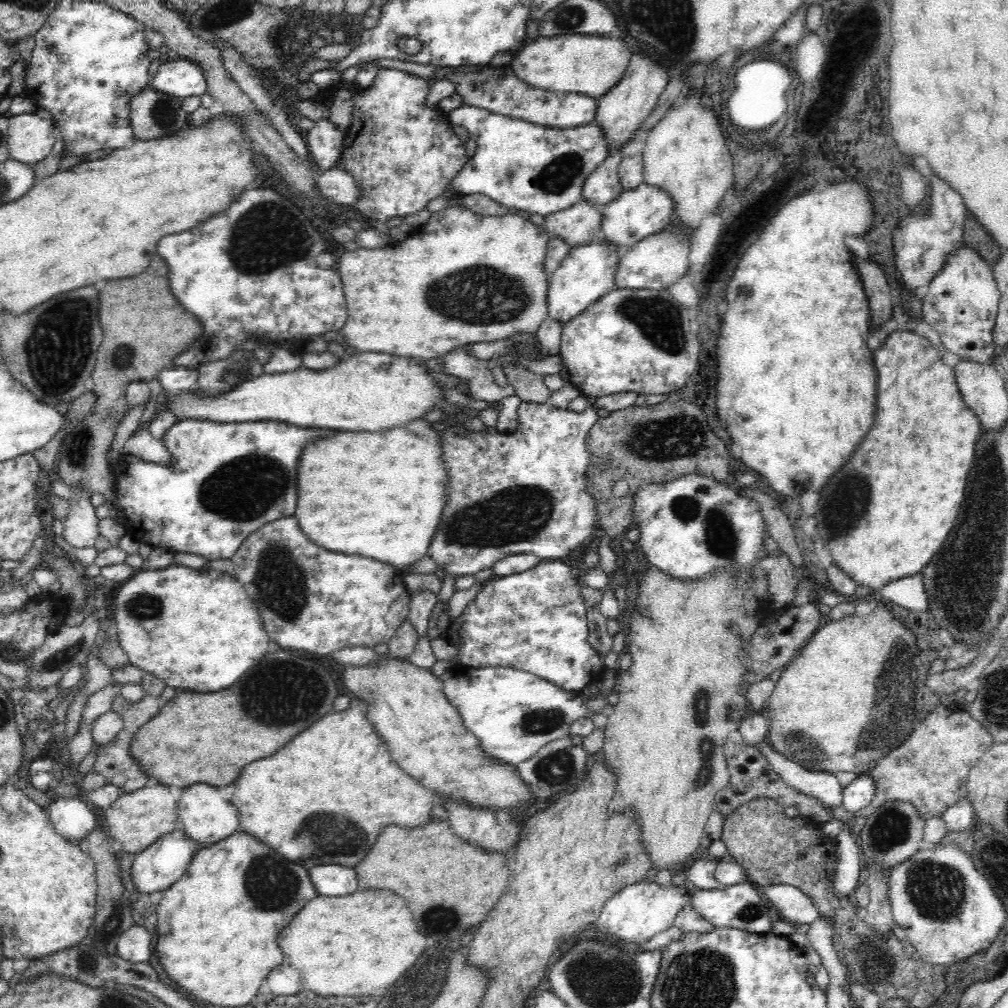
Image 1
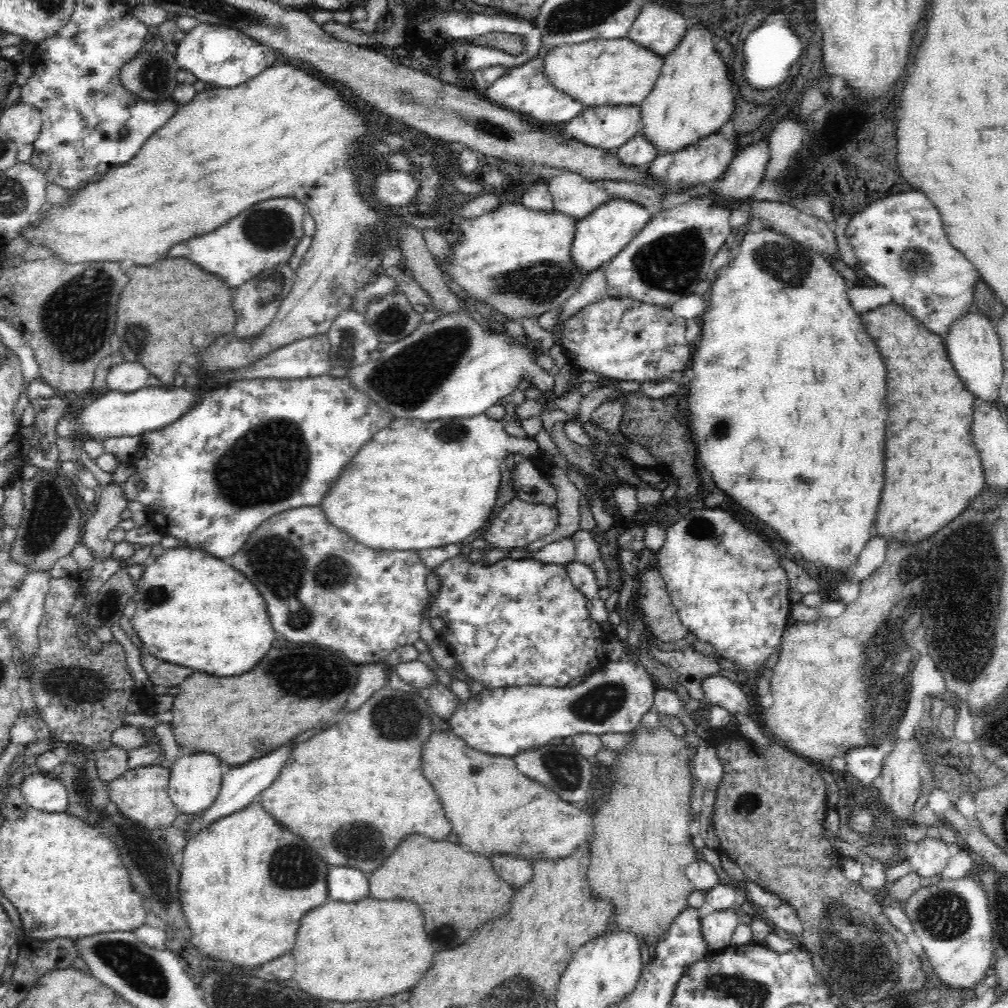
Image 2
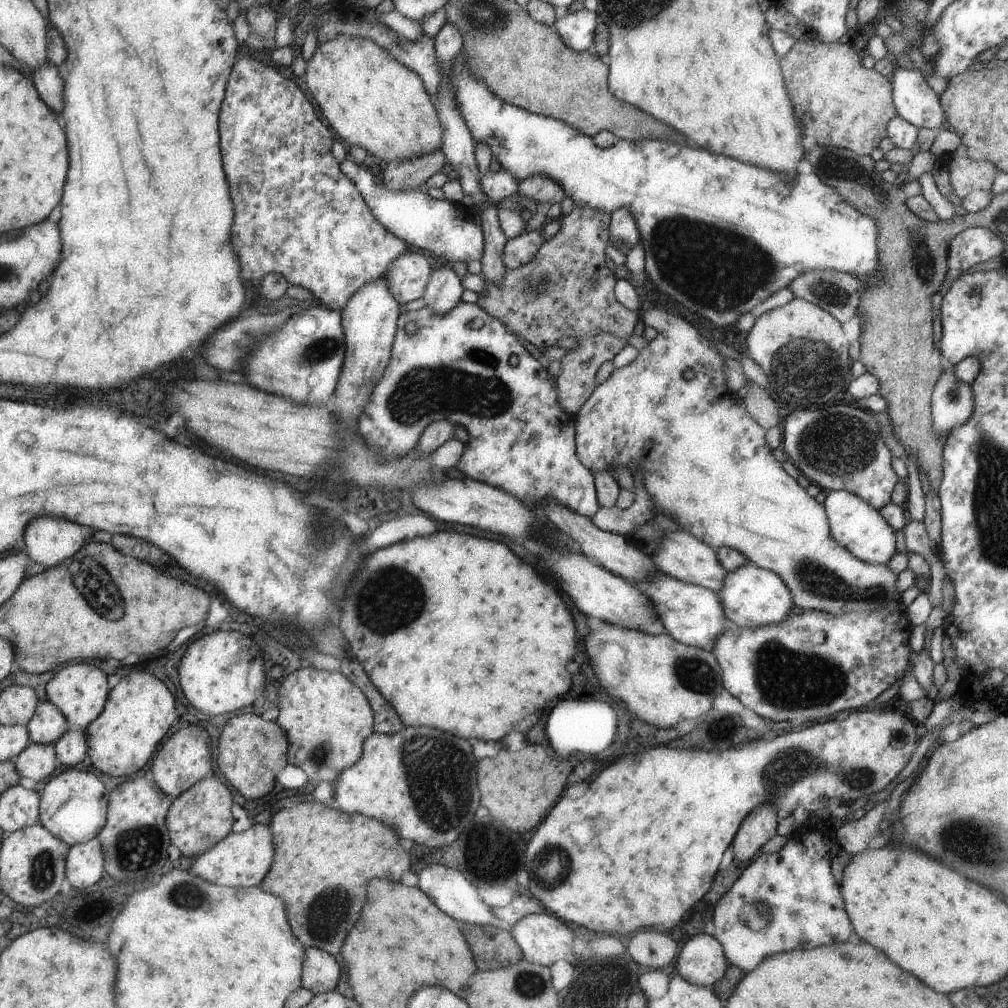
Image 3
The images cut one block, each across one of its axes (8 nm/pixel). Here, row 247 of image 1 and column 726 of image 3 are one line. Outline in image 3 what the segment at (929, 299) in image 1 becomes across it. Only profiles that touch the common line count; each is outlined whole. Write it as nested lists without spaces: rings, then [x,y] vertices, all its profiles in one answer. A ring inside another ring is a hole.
[[[703,933],[685,942],[677,956],[675,970],[687,982],[705,987],[717,982],[725,974],[728,964],[718,939]]]

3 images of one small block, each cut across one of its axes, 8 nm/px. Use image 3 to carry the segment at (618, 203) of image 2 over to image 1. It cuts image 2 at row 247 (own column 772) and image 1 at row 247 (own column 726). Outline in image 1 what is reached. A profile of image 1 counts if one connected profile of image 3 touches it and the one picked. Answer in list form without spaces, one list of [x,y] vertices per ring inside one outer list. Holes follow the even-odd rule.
[[[605,237],[571,248],[560,266],[550,276],[547,301],[549,318],[554,318],[558,322],[569,322],[588,305],[598,302],[600,298],[610,293],[622,251],[618,246],[610,245]]]

